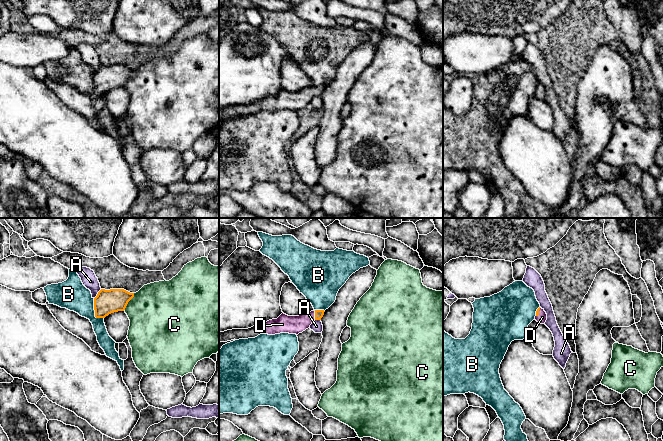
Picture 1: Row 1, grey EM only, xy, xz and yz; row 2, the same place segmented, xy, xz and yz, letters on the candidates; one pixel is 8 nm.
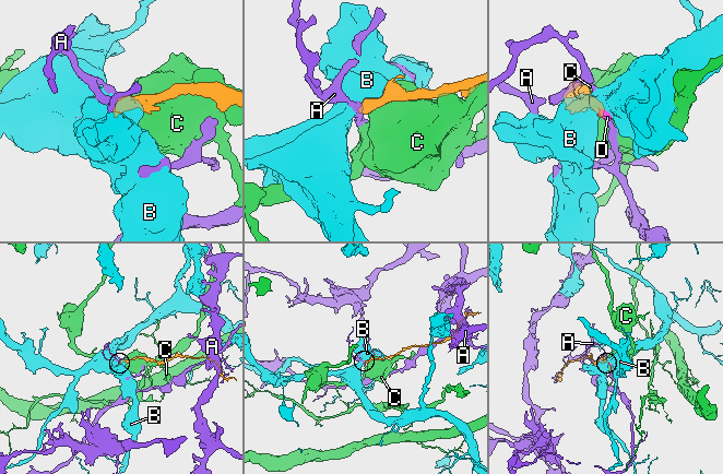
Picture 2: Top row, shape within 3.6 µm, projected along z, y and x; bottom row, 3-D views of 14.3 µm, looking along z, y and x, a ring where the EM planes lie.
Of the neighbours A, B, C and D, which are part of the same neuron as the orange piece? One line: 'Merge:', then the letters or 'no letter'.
Merge: D

